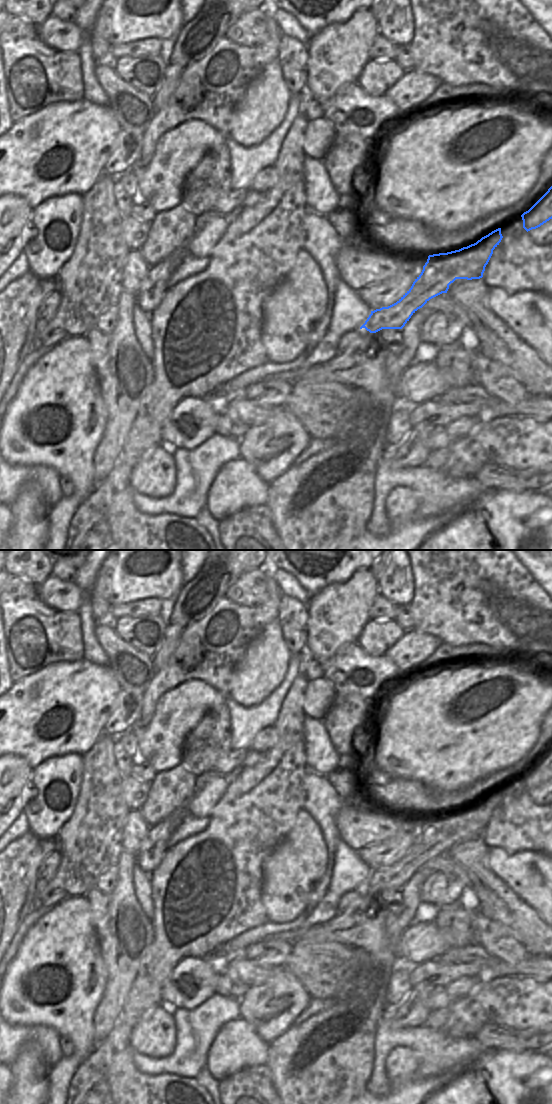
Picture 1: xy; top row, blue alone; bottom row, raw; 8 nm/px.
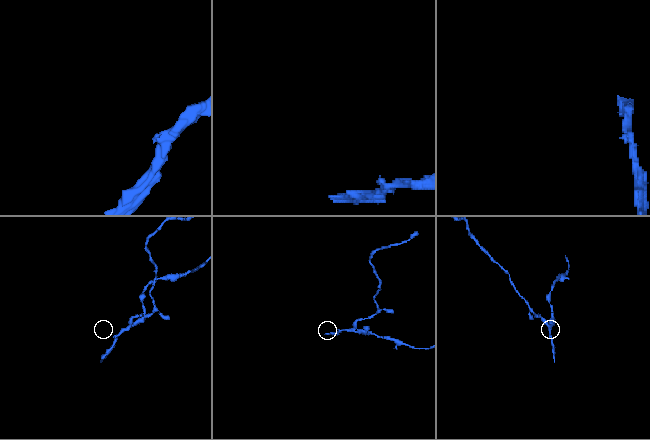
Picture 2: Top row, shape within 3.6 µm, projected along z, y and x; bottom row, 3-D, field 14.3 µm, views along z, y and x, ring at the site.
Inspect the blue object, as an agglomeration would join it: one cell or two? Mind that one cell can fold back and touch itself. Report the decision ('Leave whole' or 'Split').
Split.

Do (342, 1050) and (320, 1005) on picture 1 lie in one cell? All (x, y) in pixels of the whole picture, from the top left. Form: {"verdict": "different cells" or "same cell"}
{"verdict": "different cells"}

